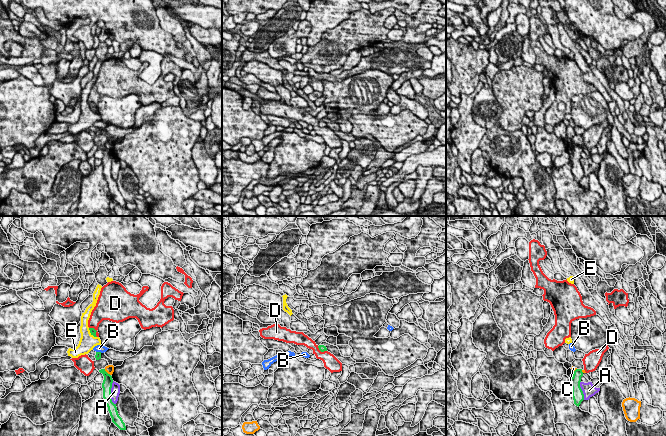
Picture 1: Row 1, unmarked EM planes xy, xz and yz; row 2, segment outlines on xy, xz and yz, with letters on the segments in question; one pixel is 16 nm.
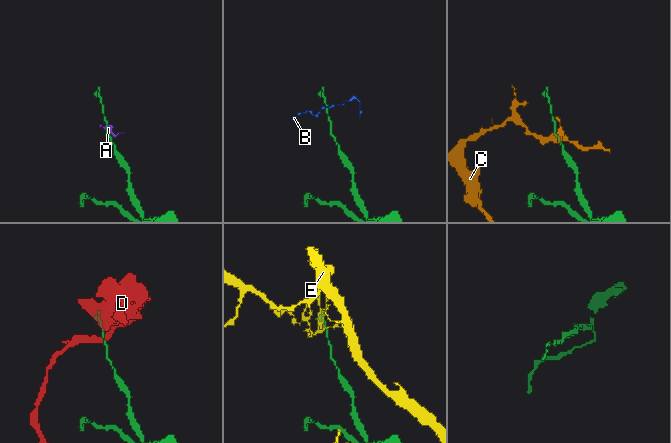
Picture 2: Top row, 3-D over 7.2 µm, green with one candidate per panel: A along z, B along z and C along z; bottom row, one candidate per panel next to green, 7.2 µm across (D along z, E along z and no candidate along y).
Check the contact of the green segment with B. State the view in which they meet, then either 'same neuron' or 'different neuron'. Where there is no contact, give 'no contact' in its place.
xy | different neuron

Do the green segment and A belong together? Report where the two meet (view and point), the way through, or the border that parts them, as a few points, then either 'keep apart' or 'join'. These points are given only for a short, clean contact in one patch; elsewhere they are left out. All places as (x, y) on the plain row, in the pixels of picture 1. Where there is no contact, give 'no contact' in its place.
contact xy (110, 169); border xy (112, 157), (111, 176), (115, 180); keep apart

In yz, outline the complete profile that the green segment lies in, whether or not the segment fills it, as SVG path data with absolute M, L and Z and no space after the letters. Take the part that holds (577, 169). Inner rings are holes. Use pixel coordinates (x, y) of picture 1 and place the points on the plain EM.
M576 145L573 153L570 155L570 162L572 163L572 173L574 180L579 183L584 176L584 170L580 163L581 153L583 152L582 145Z

